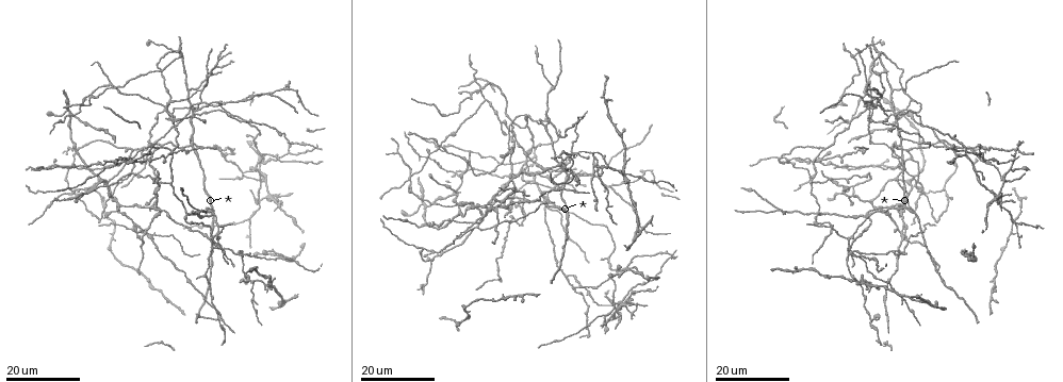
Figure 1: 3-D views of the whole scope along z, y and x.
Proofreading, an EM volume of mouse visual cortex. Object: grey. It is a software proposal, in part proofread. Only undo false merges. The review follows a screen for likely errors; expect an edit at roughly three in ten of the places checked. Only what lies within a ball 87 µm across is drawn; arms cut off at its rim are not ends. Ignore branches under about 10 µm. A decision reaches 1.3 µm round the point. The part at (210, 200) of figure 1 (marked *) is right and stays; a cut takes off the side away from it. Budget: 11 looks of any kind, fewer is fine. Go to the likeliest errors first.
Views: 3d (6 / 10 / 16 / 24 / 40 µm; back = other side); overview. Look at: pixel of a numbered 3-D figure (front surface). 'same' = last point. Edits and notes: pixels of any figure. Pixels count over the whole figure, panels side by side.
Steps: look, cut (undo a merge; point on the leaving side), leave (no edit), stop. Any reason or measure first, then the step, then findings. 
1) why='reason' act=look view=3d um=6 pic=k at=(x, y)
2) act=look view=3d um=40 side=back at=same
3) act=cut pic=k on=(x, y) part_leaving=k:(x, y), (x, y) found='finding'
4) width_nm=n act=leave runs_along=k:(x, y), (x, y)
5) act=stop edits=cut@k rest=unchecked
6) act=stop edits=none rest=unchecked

why='side arm on a straight run' act=look view=3d um=16 pic=1 at=(569, 174)

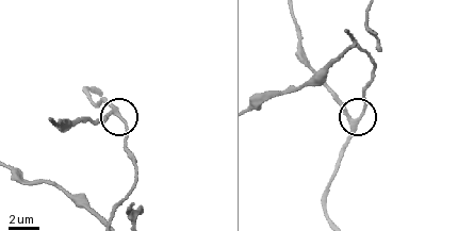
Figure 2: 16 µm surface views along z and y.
why='closer look' act=look view=3d um=10 pic=2 at=(352, 119)

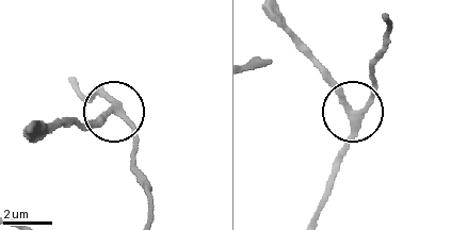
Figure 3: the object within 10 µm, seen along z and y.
arms=3 act=leave runs_along=3:(74, 81), (86, 98), (96, 92), (123, 116), (135, 150) found='continuous, no second neuron'

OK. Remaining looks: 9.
why='thin arm on a thick one' act=look view=3d um=16 pic=1 at=(938, 222)

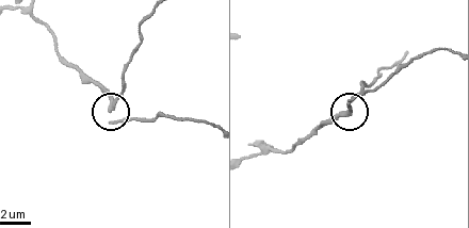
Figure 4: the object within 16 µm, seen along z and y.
why='zoom in' act=look view=3d um=6 pic=4 at=(110, 109)

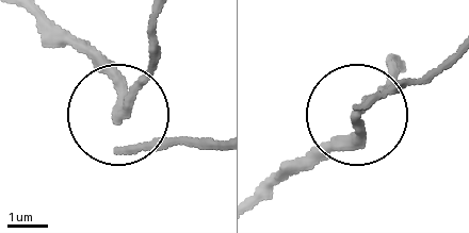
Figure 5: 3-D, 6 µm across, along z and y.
act=cut pic=5 on=(145, 72) part_leaving=5:(120, 112), (154, 54), (158, 14) found='two neurons meet here'

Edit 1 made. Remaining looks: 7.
why='a fork' act=look view=3d um=16 pic=1 at=(133, 152)

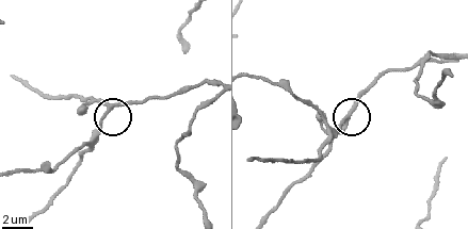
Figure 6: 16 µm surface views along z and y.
act=look view=3d um=6 pic=6 at=(345, 119)

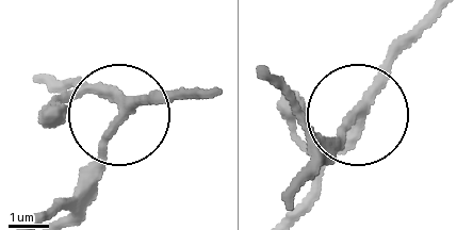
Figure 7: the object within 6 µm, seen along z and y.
arms=3 act=leave runs_along=7:(209, 91), (145, 94), (117, 108), (83, 84), (49, 84) found='one neuron here'

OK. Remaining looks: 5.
why='a fork' act=look view=3d um=16 pic=1 at=(848, 122)

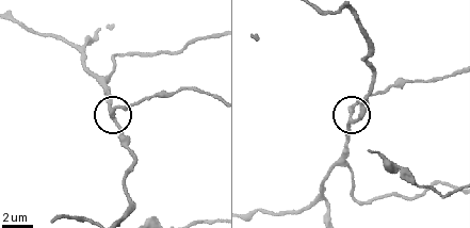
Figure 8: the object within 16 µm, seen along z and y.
why='zoom in' act=look view=3d um=10 pic=8 at=(349, 118)

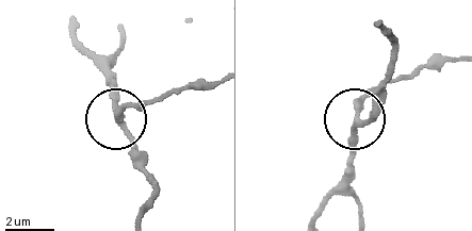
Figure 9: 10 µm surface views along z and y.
act=look view=3d um=6 pic=9 at=(360, 120)

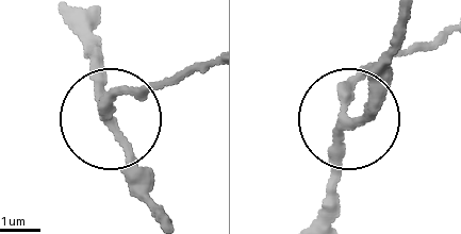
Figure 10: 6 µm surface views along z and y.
side_arm_um=14 act=leave runs_along=10:(164, 214), (105, 116), (150, 89) found='one neuron here'

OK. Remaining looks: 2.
why='three arms meet' act=look view=3d um=16 pic=1 at=(198, 211)

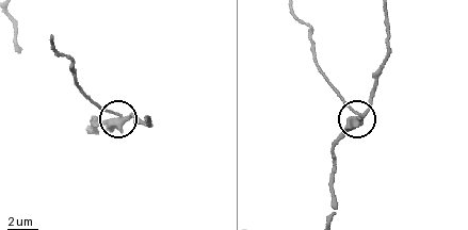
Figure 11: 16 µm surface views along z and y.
act=look view=3d um=10 pic=11 at=(123, 120)

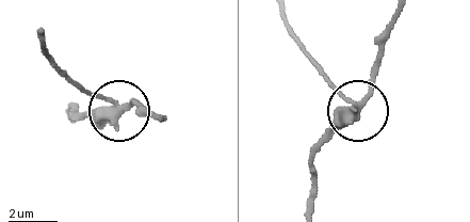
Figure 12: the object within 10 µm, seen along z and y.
arms=3 act=cut pic=12 on=(90, 94) part_leaving=12:(112, 112), (47, 56), (43, 41) found='two neurons meet here'

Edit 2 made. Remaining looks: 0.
act=stop edits=cut@5,cut@12 rest=unchecked

